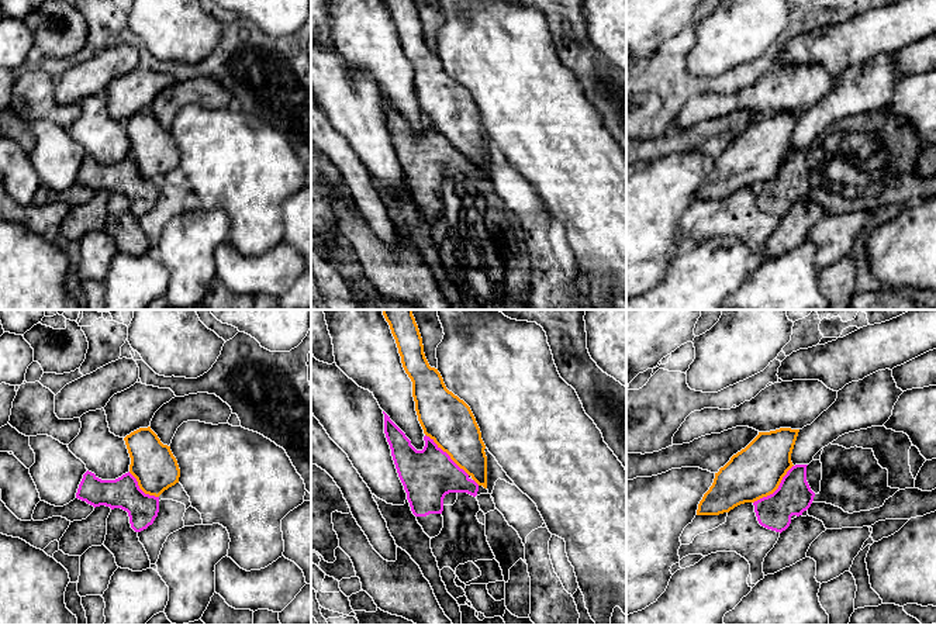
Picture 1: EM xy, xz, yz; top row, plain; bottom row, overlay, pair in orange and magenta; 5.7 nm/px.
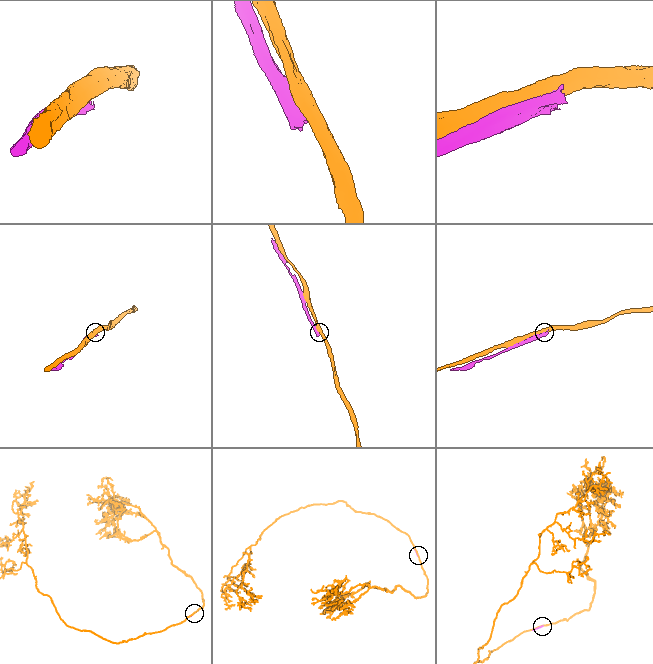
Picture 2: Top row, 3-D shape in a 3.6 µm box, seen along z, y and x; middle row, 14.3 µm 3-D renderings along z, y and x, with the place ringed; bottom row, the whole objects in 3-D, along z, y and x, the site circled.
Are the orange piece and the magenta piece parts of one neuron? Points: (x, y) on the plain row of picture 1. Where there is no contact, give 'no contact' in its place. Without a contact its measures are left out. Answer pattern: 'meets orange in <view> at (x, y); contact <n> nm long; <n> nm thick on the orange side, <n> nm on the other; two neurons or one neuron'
meets orange in xz at (448, 138); contact 340 nm long; 280 nm thick on the orange side, 300 nm on the other; two neurons

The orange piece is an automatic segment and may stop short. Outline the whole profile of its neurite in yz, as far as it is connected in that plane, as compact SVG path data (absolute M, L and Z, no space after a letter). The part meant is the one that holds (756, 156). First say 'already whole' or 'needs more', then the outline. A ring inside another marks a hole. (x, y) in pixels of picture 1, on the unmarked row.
already whole; M780 113L759 120L715 158L697 200L719 200L773 179L794 151L791 138L799 114Z

